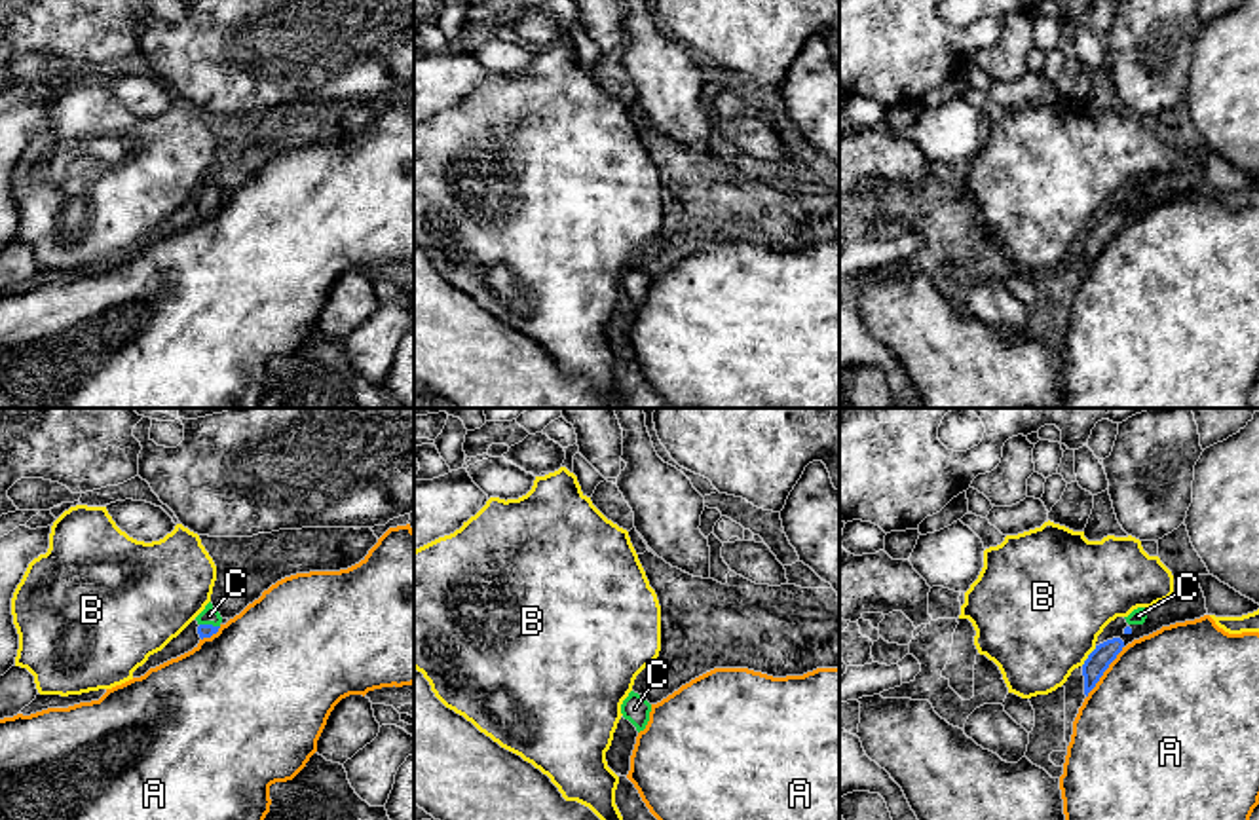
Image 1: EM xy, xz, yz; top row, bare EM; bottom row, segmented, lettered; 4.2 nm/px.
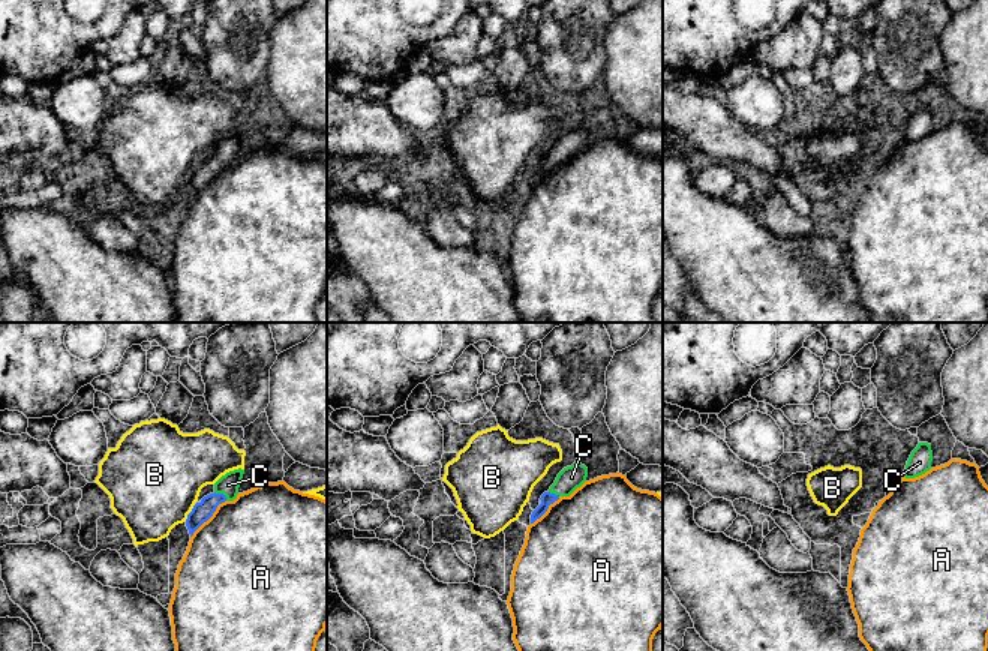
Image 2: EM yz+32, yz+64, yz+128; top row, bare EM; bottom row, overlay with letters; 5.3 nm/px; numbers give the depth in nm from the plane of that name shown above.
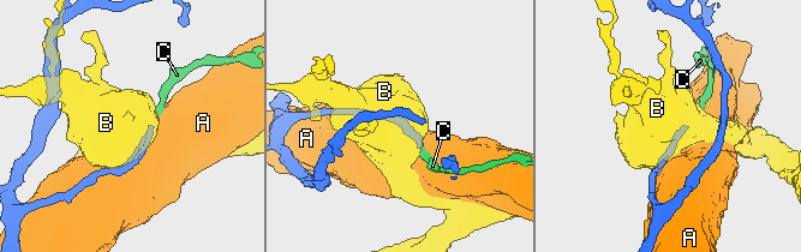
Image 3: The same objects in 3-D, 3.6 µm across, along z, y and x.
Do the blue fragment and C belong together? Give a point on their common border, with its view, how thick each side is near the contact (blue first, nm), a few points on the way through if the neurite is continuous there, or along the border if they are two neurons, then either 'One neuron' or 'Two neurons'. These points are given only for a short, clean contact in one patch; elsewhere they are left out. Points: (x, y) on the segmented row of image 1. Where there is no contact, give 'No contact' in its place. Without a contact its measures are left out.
Touches blue at xy (209, 625). Thickness 60 nm (blue) against 80 nm. Path across: xy (206, 631), (209, 625), (209, 615). One neuron

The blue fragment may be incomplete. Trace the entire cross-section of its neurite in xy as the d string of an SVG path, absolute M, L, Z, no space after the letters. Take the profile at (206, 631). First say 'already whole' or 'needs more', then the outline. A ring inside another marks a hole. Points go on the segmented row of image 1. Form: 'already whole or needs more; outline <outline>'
needs more; outline M209 602L205 606L205 609L196 617L197 621L197 634L199 638L211 638L213 634L218 632L220 628L220 623L222 623L222 617L220 613L213 607L213 604Z

